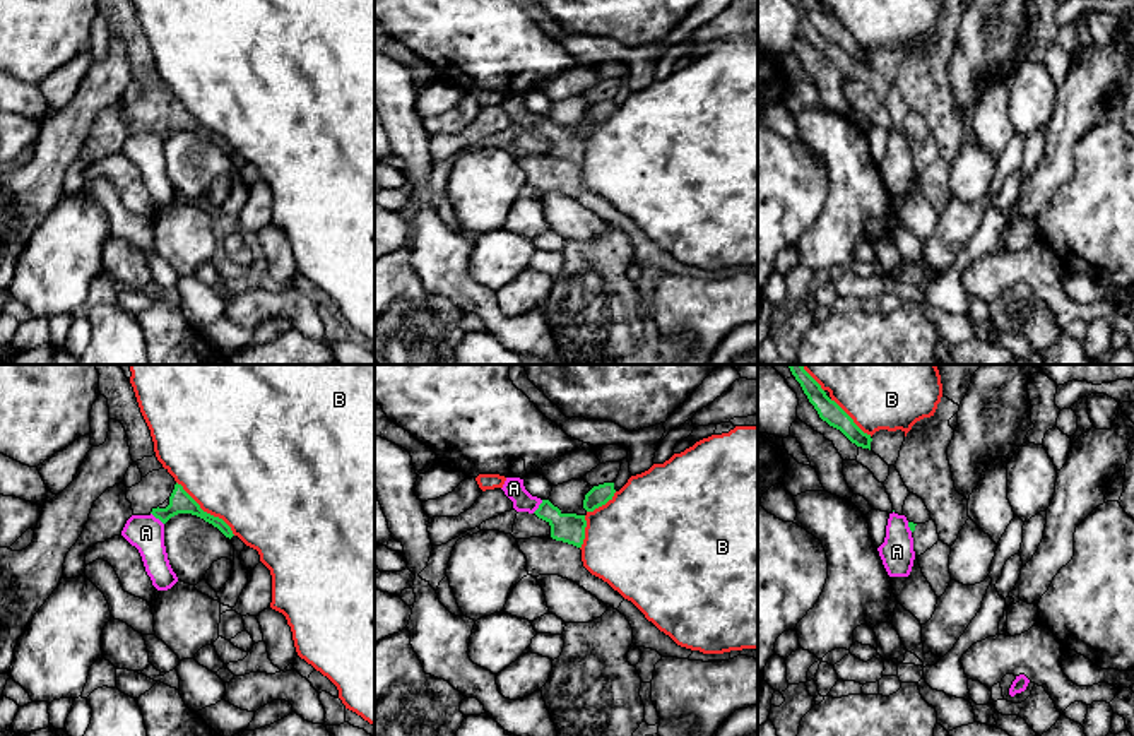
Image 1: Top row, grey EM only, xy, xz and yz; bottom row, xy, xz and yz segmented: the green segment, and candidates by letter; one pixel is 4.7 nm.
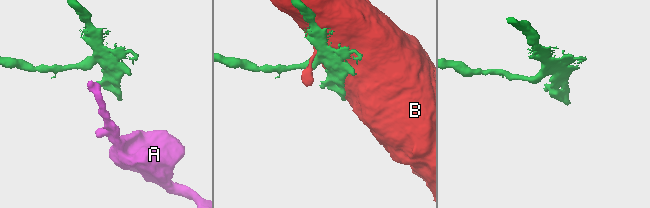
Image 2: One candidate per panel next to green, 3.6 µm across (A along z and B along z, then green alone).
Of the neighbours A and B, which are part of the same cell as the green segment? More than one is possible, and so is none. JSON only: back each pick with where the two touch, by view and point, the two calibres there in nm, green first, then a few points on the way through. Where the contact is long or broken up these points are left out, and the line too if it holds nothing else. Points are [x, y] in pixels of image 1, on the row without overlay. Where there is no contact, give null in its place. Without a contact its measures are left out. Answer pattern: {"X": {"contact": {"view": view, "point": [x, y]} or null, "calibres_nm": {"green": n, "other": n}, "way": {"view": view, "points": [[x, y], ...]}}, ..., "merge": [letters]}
{"merge": []}

